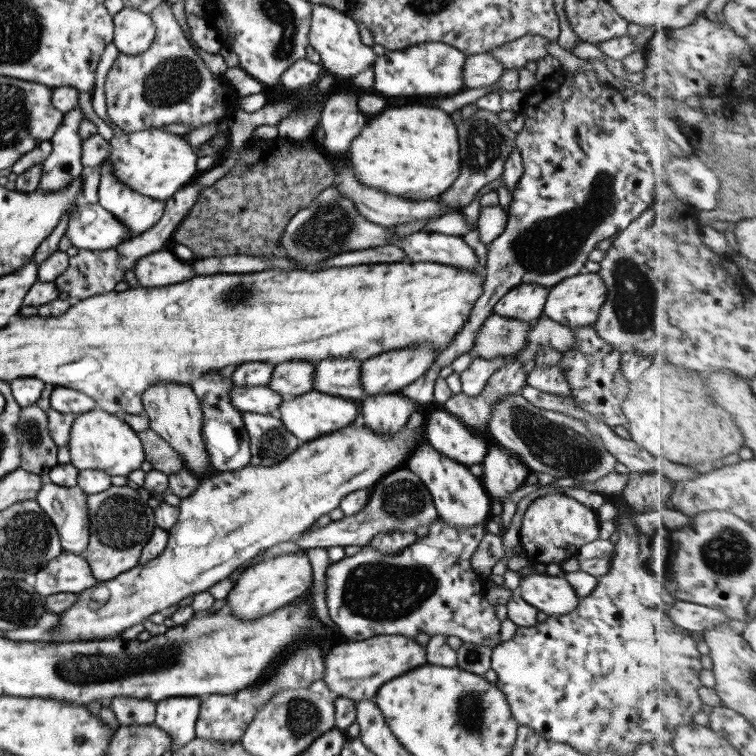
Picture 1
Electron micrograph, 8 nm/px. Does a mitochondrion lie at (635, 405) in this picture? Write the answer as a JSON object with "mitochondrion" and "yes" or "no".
{"mitochondrion":"no"}

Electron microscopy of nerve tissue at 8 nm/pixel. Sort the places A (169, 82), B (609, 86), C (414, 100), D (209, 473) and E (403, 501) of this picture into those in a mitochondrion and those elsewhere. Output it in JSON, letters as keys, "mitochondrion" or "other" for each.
{"A":"mitochondrion","B":"other","C":"other","D":"other","E":"mitochondrion"}

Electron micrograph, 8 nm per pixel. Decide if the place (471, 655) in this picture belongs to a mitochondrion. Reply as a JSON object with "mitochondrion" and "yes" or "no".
{"mitochondrion":"yes"}

